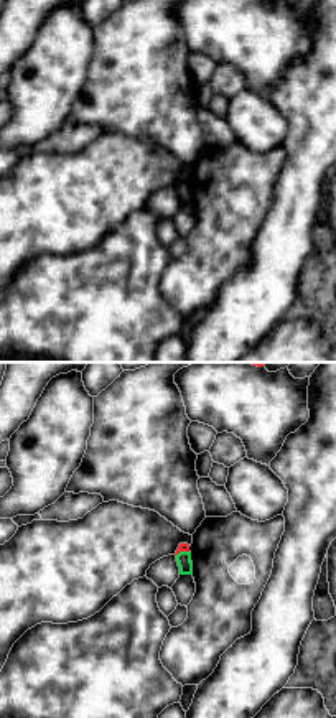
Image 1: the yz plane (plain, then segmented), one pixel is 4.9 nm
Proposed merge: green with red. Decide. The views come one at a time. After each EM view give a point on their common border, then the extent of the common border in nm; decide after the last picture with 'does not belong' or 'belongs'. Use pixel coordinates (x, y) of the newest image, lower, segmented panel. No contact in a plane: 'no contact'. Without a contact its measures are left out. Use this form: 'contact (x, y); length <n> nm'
contact (182, 552); length 70 nm

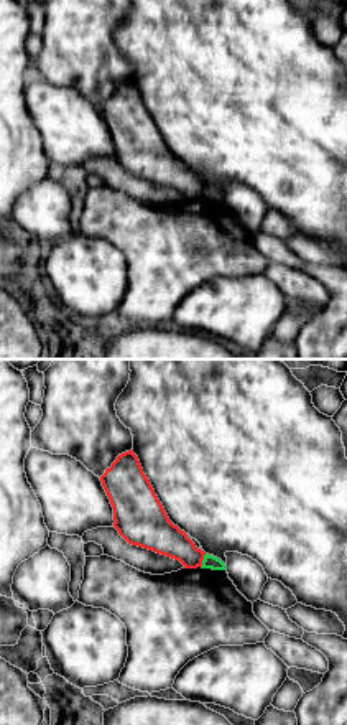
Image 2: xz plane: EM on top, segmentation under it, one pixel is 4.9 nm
contact (203, 561); length 70 nm

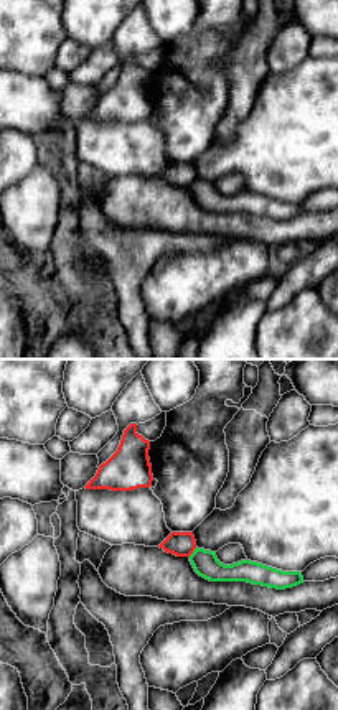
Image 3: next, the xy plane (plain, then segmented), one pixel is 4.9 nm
contact (193, 552); length 60 nm

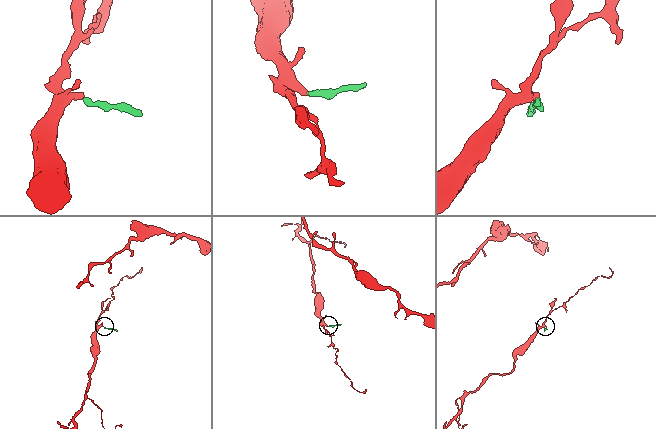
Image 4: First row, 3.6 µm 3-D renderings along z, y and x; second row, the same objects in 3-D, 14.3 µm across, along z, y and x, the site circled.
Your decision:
does not belong

